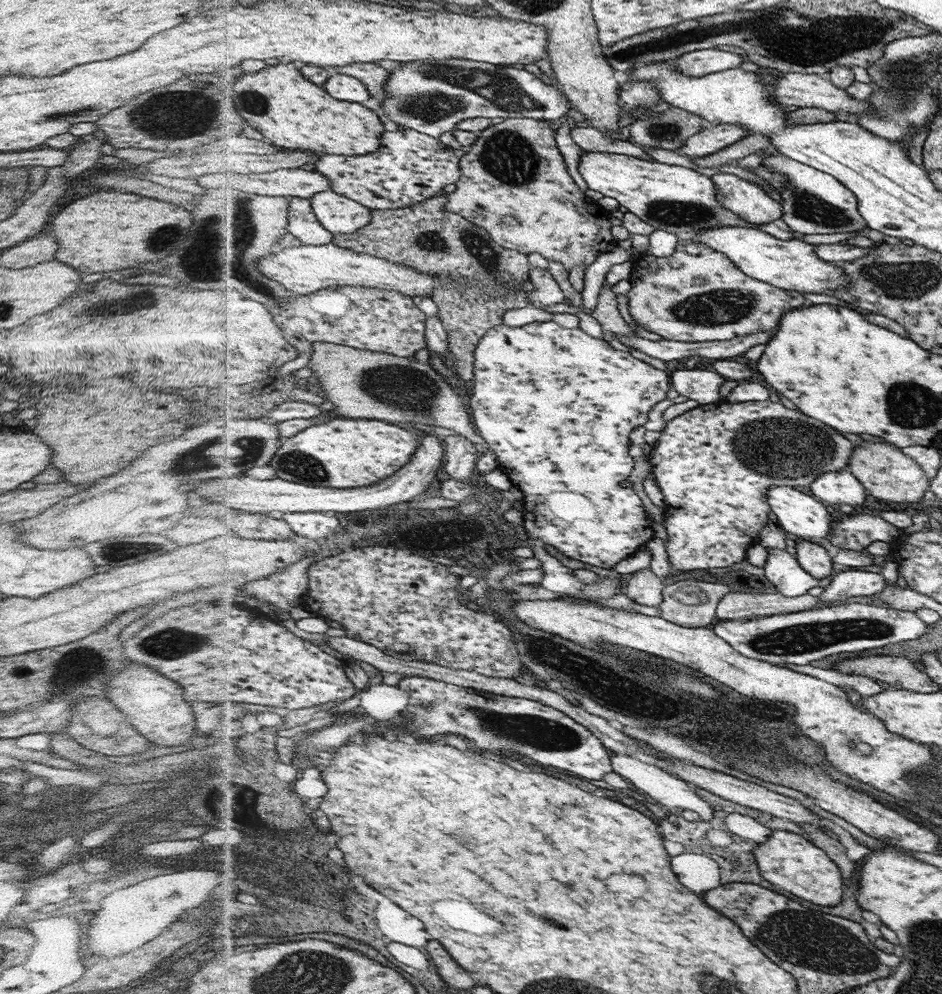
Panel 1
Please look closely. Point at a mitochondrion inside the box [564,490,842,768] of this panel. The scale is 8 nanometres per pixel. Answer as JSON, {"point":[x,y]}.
{"point":[629,700]}

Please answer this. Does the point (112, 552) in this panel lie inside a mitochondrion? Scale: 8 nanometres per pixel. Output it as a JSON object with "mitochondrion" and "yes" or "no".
{"mitochondrion":"yes"}

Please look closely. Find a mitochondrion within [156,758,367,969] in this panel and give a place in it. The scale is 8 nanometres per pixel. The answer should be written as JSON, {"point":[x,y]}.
{"point":[246,802]}

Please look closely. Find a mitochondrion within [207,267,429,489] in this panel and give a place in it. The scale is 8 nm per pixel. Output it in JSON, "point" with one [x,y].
{"point":[297,464]}

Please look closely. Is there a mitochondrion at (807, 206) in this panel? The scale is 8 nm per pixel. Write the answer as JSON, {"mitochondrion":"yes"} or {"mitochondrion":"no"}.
{"mitochondrion":"yes"}

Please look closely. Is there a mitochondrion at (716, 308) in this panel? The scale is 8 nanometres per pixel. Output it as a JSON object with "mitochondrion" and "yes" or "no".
{"mitochondrion":"yes"}

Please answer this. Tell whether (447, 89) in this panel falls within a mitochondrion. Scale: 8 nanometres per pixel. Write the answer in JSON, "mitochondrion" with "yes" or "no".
{"mitochondrion":"yes"}

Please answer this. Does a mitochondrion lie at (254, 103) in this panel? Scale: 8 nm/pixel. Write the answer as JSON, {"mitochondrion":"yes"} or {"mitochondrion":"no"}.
{"mitochondrion":"yes"}

